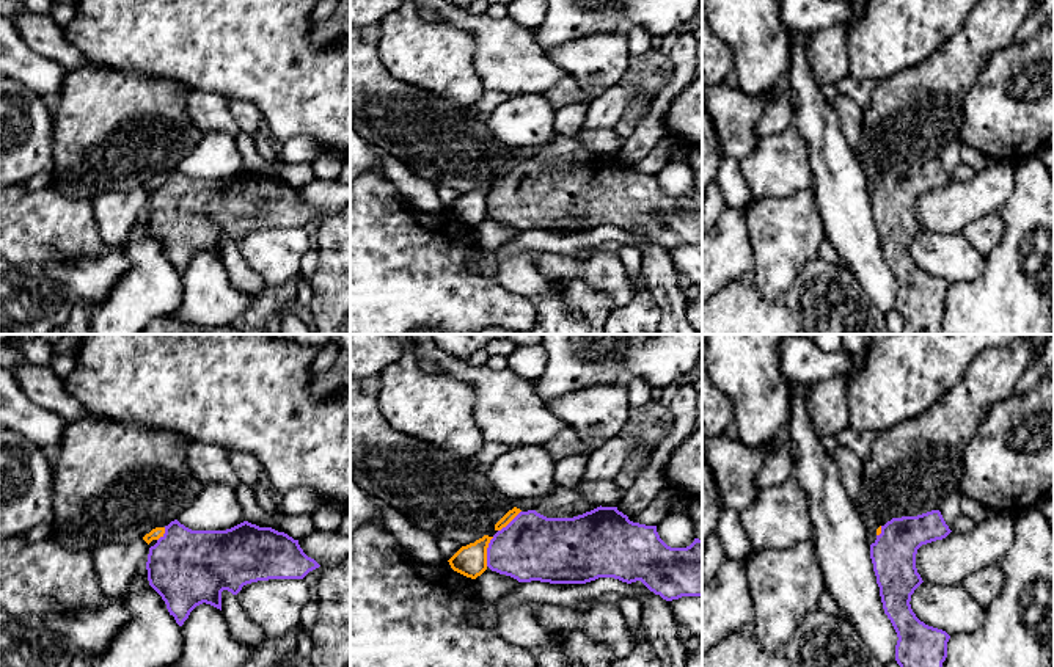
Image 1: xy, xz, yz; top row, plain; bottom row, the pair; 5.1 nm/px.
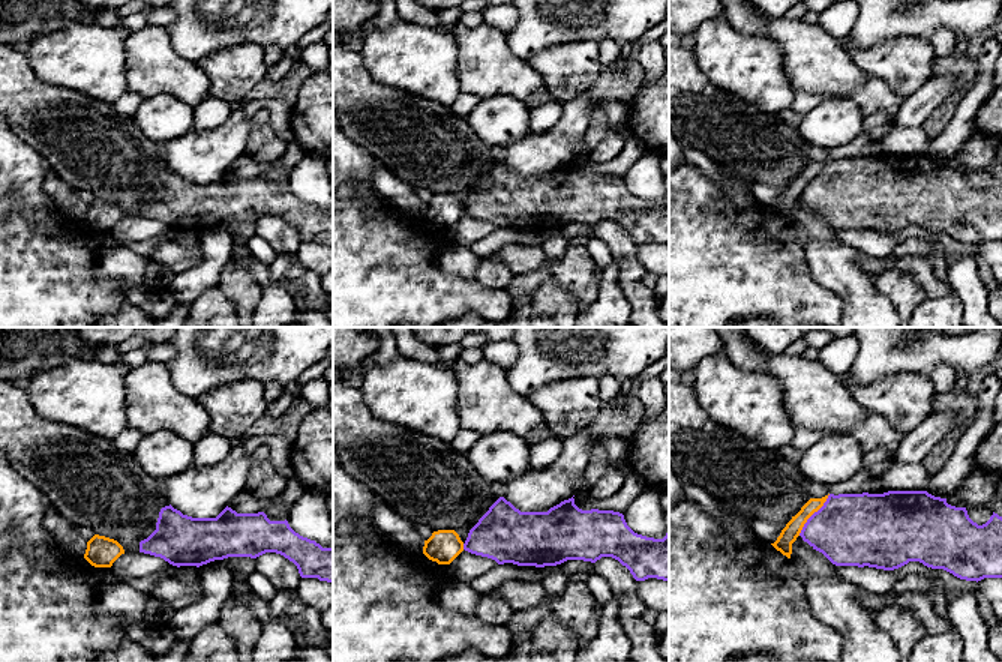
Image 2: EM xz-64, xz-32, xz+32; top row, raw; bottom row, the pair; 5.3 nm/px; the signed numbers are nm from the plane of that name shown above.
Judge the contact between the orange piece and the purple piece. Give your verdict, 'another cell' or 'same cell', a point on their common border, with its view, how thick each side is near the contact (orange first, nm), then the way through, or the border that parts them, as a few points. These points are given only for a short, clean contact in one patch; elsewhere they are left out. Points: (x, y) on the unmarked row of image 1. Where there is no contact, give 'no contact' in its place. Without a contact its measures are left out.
another cell; meets orange in xz at (486, 200); 160 nm thick on the orange side, 340 nm on the other; border along xz (494, 185), (487, 195), (486, 214)

